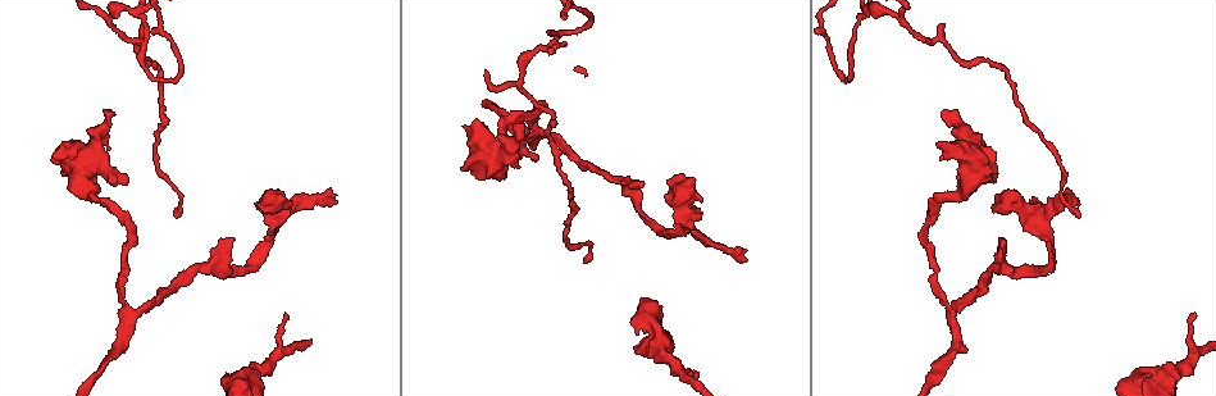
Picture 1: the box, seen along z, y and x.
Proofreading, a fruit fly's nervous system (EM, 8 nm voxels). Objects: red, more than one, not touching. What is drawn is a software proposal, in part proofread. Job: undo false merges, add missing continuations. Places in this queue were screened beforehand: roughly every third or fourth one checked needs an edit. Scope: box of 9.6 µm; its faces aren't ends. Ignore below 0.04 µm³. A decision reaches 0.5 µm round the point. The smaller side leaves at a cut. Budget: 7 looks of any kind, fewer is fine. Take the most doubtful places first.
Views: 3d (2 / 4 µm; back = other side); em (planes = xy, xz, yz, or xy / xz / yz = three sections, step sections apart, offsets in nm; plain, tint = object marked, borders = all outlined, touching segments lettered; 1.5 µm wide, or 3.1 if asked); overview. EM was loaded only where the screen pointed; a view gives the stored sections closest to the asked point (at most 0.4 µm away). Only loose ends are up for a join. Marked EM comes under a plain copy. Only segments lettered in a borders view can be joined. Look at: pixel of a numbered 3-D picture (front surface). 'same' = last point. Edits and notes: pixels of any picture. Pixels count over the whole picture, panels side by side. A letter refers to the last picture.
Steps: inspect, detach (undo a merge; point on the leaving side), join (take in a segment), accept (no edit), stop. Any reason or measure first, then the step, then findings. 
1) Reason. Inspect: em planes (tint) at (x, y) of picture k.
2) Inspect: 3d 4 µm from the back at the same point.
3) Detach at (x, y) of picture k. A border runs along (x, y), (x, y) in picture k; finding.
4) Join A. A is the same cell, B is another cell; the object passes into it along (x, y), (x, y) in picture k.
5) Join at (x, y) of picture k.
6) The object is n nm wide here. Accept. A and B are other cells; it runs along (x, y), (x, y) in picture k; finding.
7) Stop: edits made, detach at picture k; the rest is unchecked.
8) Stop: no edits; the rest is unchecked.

Inspect: em planes (tint) at (137, 12) of picture 1.

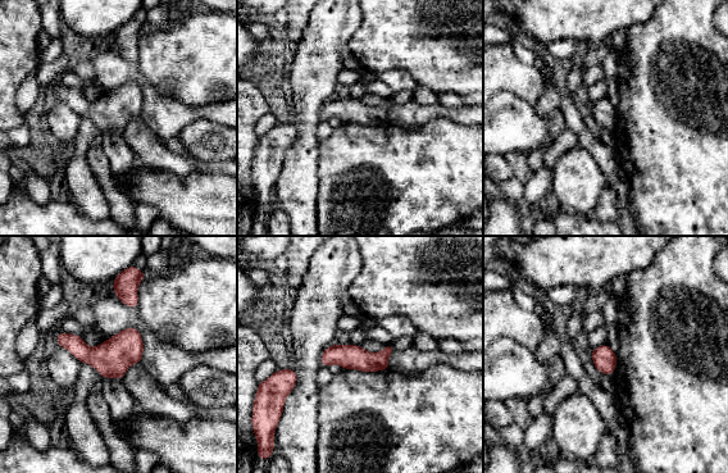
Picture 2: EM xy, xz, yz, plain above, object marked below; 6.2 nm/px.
See the neighbours. Inspect: em planes (borders) at the same point.

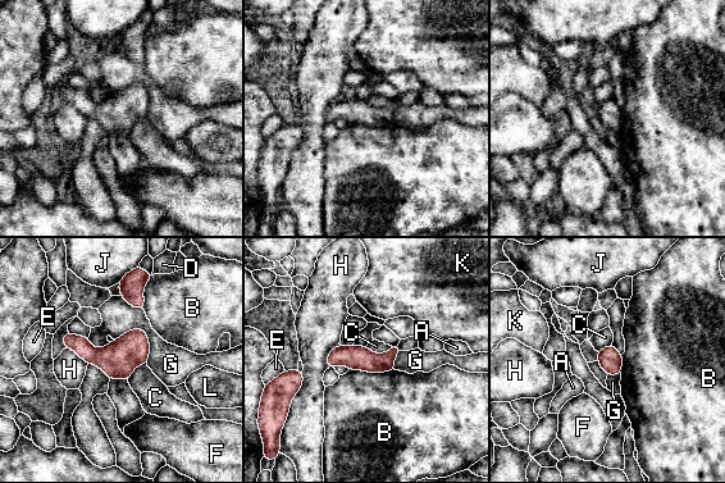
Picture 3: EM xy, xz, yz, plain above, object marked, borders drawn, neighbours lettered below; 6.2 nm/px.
Accept. A, B, C, D, E, F, G, H, J, K and L are other cells; a border runs along (365, 346), (375, 352), (391, 349) in picture 3; continuous, no second neuron.

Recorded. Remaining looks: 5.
Sharp bend. Inspect: em planes (borders) at (845, 82) of picture 1.

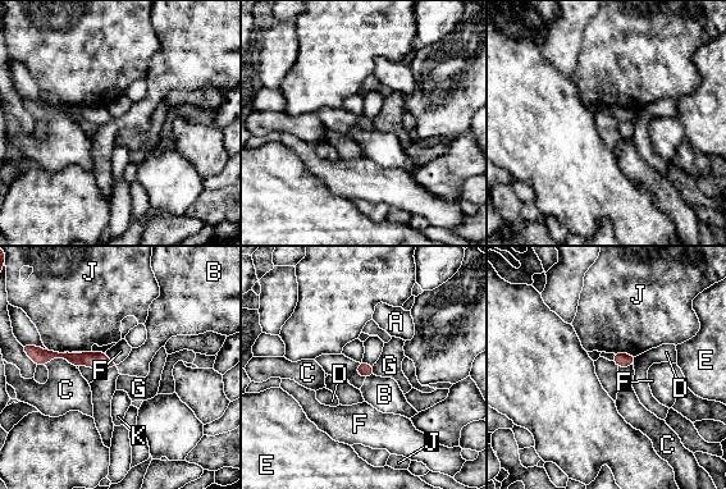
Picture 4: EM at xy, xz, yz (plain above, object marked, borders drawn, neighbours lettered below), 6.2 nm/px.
The longest contact is with C, 200 nm. Accept. A, B, C, D, E, F, G, J and K are other cells; a border runs along (361, 361), (373, 365) in picture 4; continuous, no second neuron.

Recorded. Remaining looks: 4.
Abrupt turn. Inspect: em xy step 4 (tint) at (132, 232) of picture 1.

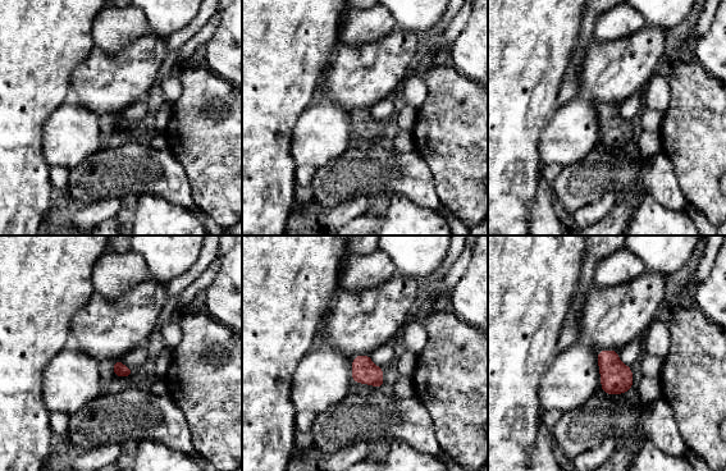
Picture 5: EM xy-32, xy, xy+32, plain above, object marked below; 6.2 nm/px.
Inspect: em planes (borders) at the same point.

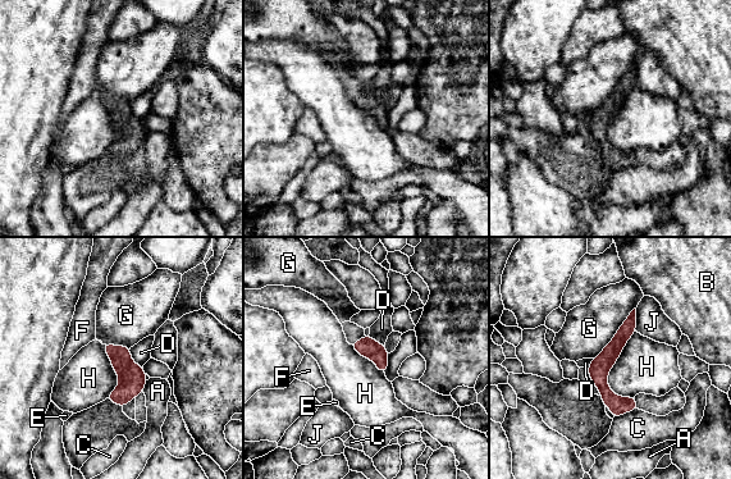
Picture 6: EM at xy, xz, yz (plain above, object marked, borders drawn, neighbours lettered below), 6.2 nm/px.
Accept. A, B, C, D, E, F, G, H and J are other cells; a border runs along (635, 331), (608, 374), (621, 397) in picture 6; continuous, no second neuron.

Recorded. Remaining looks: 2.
Stop: no edits; the rest is unchecked.

